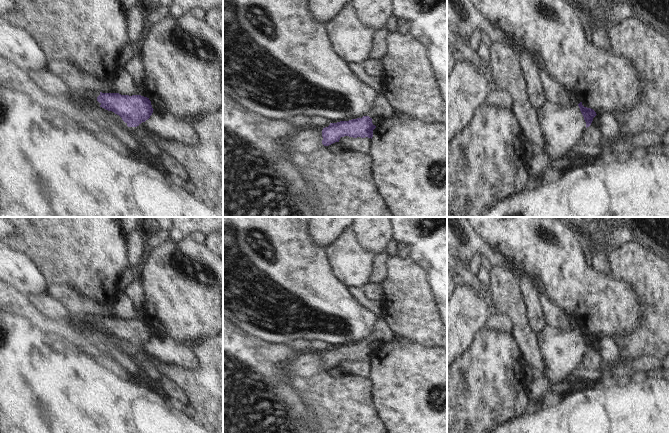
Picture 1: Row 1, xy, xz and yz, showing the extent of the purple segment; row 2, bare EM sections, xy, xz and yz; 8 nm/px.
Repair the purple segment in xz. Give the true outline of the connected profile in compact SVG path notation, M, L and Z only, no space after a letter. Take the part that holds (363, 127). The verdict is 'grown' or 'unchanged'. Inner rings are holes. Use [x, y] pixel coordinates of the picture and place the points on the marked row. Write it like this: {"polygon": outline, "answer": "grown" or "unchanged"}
{"polygon": "M379 94L373 104L372 110L362 118L330 123L328 127L323 128L322 144L324 146L329 146L335 142L339 142L340 138L344 136L353 138L368 137L372 139L373 130L376 128L372 123L372 119L389 119L394 113L393 108L385 96Z", "answer": "grown"}

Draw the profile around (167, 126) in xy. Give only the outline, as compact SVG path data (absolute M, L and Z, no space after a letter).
M153 110L150 118L142 123L149 133L162 139L188 146L197 144L197 137L191 122L171 113Z

